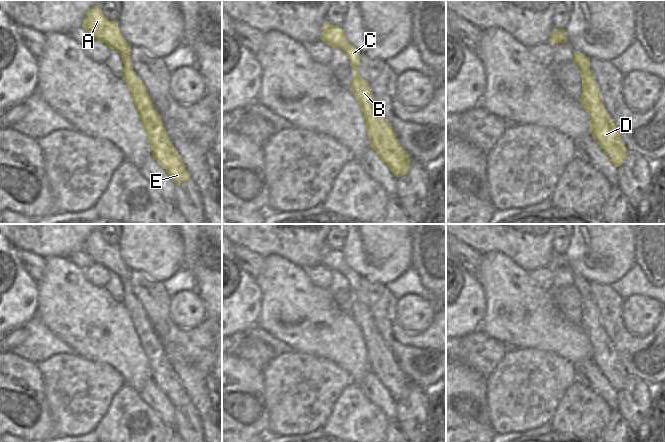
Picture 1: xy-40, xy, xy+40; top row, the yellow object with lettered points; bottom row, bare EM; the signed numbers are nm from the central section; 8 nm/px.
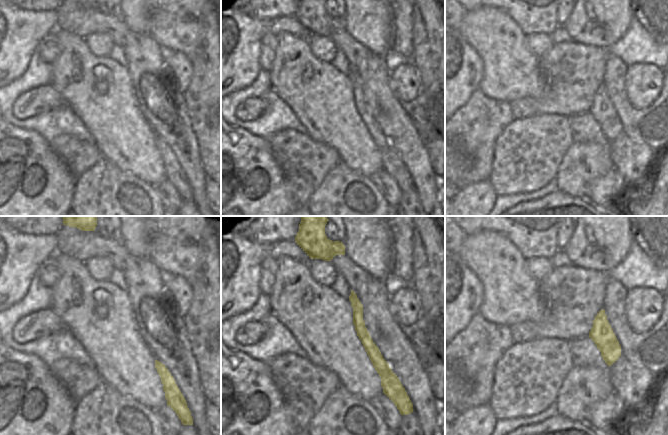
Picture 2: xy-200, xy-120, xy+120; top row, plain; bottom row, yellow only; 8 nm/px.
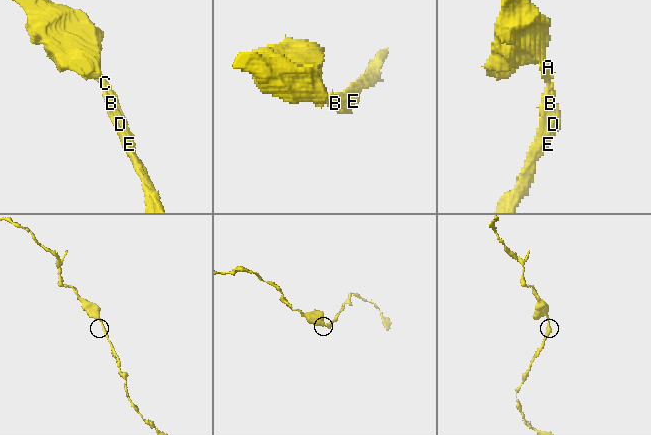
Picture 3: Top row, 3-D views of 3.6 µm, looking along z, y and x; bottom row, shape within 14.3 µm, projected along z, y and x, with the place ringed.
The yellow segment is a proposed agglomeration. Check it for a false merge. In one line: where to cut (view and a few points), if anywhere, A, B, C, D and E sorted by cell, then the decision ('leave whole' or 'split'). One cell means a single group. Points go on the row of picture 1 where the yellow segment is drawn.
cut none; groups A B C D E; leave whole

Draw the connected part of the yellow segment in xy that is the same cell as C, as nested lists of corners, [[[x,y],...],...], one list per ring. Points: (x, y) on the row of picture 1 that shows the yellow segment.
[[[325,21],[320,39],[331,47],[341,49],[349,57],[350,66],[354,69],[352,88],[350,90],[364,114],[370,147],[390,168],[395,177],[405,175],[408,172],[412,158],[402,148],[394,130],[384,118],[374,100],[368,82],[358,73],[360,52],[346,40],[342,25],[331,25]]]

